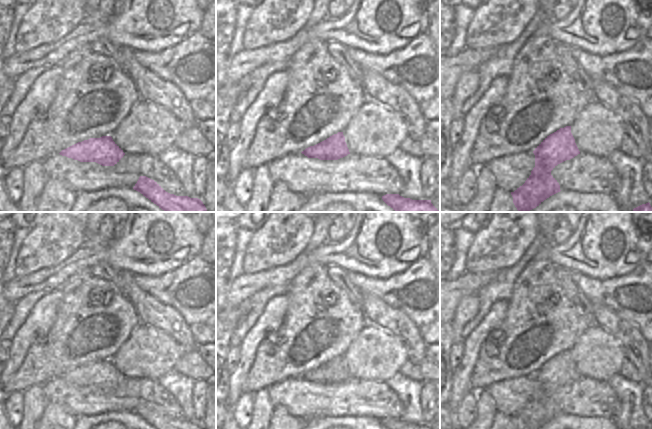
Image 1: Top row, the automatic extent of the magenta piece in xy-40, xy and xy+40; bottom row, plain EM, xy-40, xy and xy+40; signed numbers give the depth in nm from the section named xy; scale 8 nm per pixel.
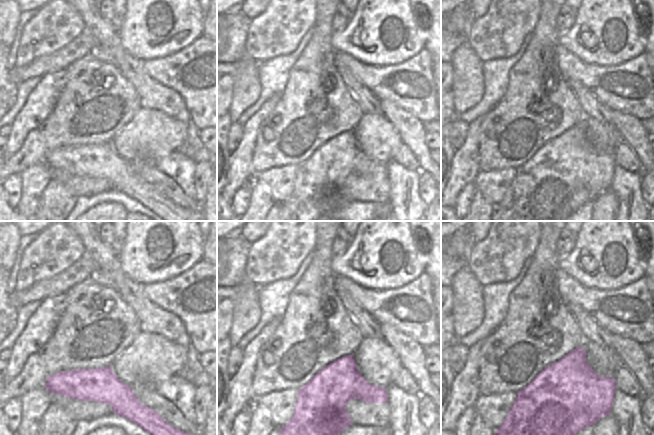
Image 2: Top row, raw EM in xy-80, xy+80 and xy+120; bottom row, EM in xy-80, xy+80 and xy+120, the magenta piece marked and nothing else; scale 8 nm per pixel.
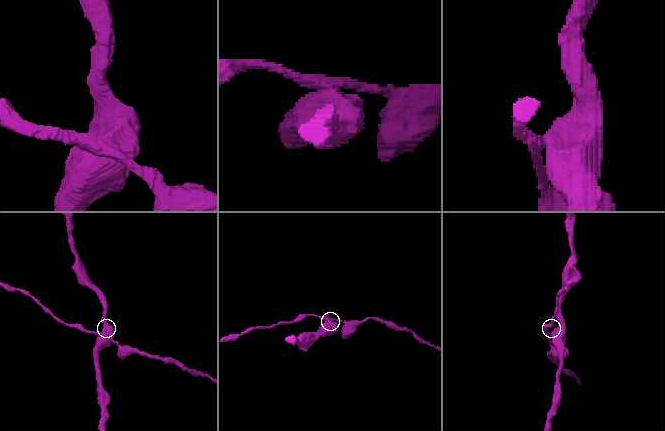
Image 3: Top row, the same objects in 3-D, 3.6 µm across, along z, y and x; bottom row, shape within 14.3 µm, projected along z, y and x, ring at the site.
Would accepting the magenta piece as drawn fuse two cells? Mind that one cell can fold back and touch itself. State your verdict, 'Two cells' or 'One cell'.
Two cells.

